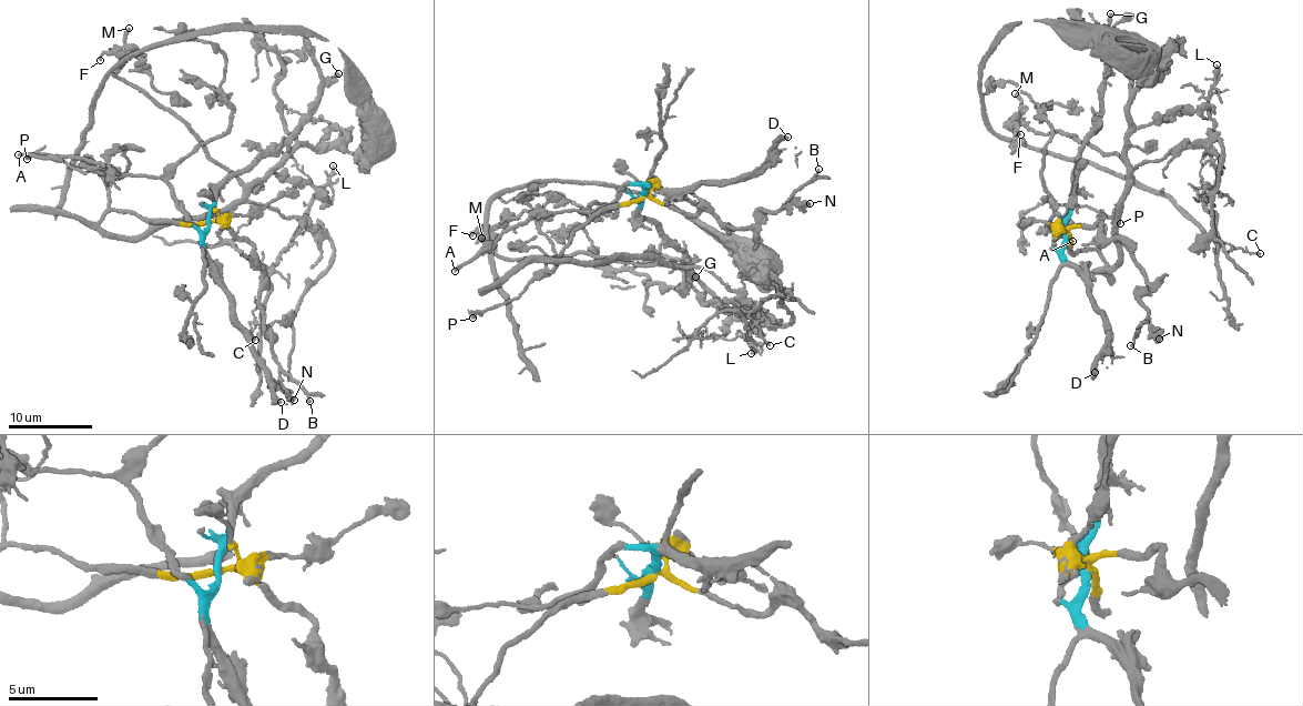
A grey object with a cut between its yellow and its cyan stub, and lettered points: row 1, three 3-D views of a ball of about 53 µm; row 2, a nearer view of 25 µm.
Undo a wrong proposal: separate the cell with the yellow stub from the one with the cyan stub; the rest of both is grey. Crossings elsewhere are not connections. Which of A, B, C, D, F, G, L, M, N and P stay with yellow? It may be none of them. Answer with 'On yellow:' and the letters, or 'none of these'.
On yellow: B, C, F, L, M, N, P

